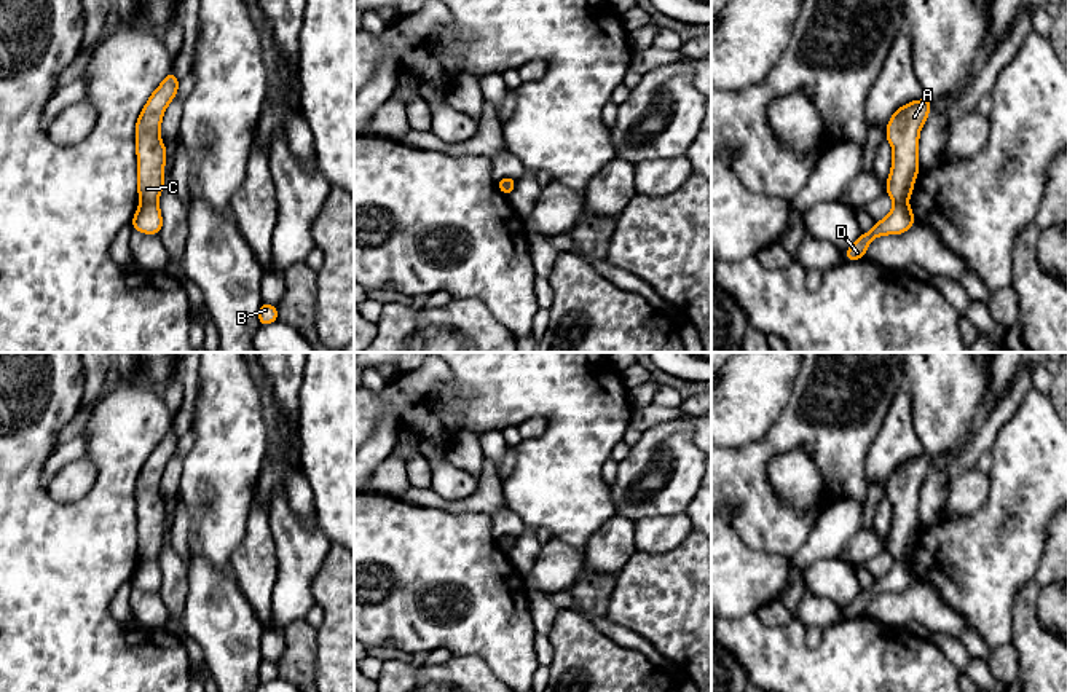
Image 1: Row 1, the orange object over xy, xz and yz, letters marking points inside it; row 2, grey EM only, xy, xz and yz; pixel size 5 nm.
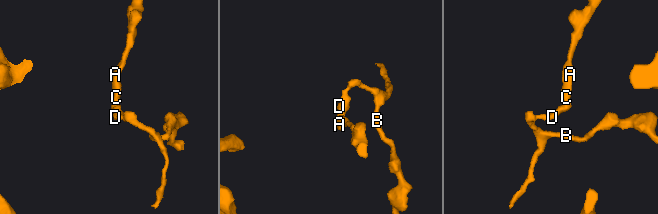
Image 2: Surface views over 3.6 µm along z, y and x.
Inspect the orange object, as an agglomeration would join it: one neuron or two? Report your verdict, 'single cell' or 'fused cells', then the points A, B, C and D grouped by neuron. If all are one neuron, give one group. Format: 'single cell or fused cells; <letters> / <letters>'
fused cells; A C / B D

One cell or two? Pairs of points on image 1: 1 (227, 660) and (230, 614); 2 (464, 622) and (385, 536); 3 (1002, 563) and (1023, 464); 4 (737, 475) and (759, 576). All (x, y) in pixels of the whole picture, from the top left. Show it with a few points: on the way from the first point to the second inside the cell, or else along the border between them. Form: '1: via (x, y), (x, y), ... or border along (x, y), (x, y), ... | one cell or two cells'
1: via (228, 649), (228, 625) | one cell
2: via (464, 595), (460, 585), (428, 579), (412, 563) | one cell
3: via (1016, 539), (1024, 531), (1034, 488) | one cell
4: border along (729, 522), (750, 547), (775, 552), (788, 558) | two cells

